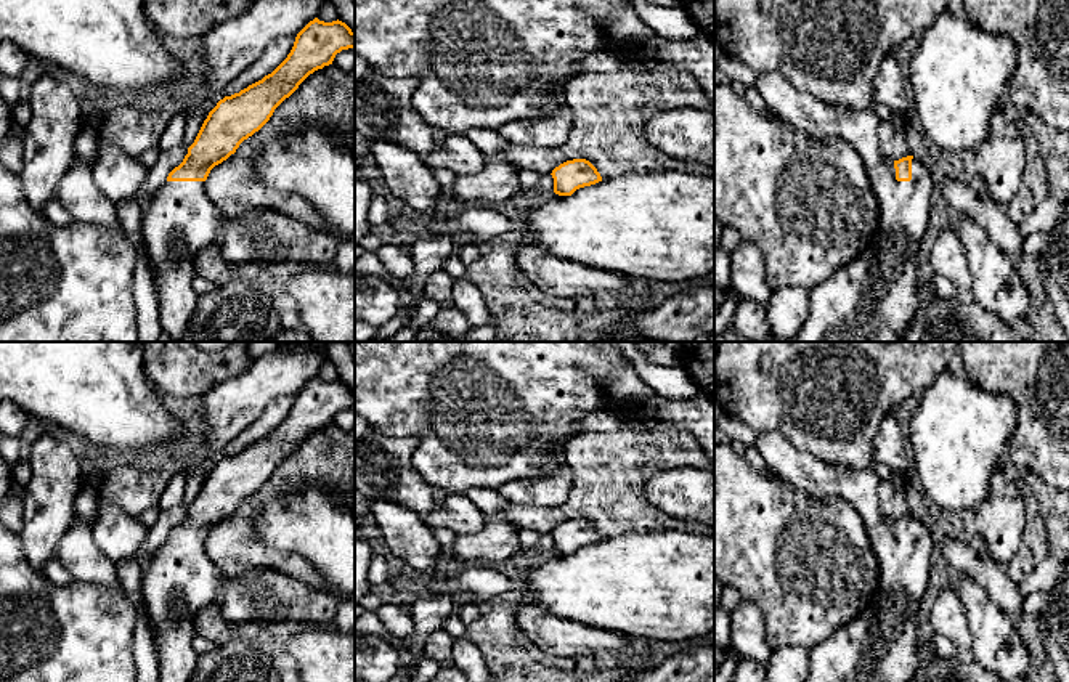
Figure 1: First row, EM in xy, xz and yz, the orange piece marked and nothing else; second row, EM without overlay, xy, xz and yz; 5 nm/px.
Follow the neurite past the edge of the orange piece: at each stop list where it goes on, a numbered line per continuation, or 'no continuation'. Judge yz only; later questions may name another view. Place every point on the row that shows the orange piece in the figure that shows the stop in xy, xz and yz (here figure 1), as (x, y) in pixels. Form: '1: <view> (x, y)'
1: yz (873, 297)

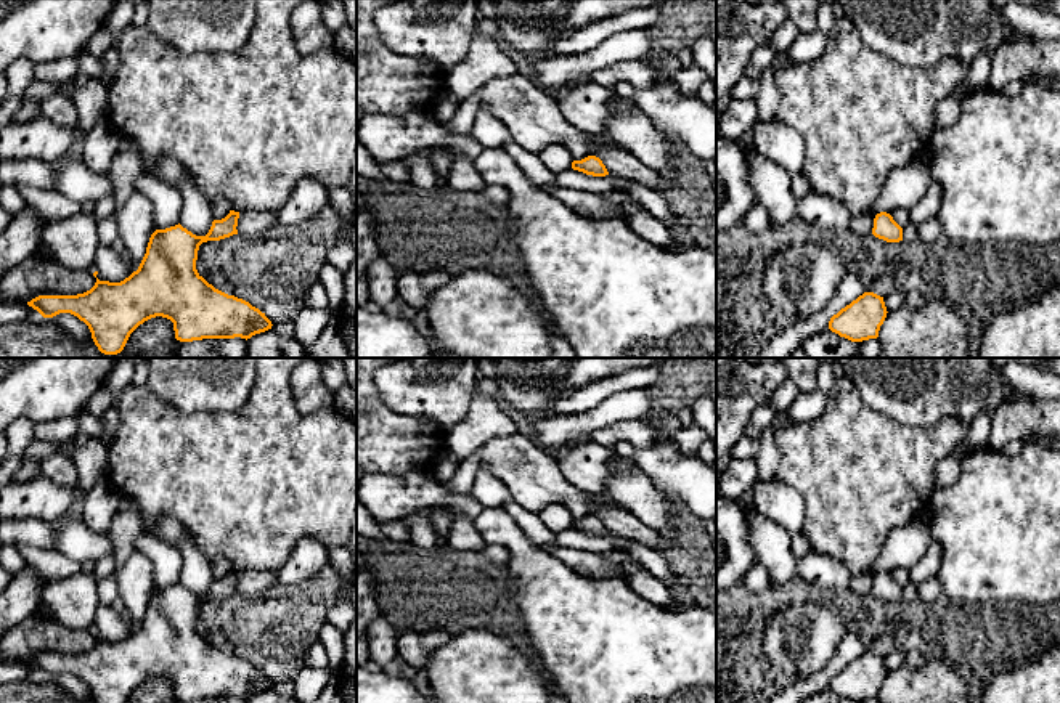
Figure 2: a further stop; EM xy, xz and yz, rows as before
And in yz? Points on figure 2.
no continuation

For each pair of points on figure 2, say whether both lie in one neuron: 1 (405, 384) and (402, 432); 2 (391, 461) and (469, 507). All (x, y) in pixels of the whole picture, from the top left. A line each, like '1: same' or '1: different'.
1: different
2: different

